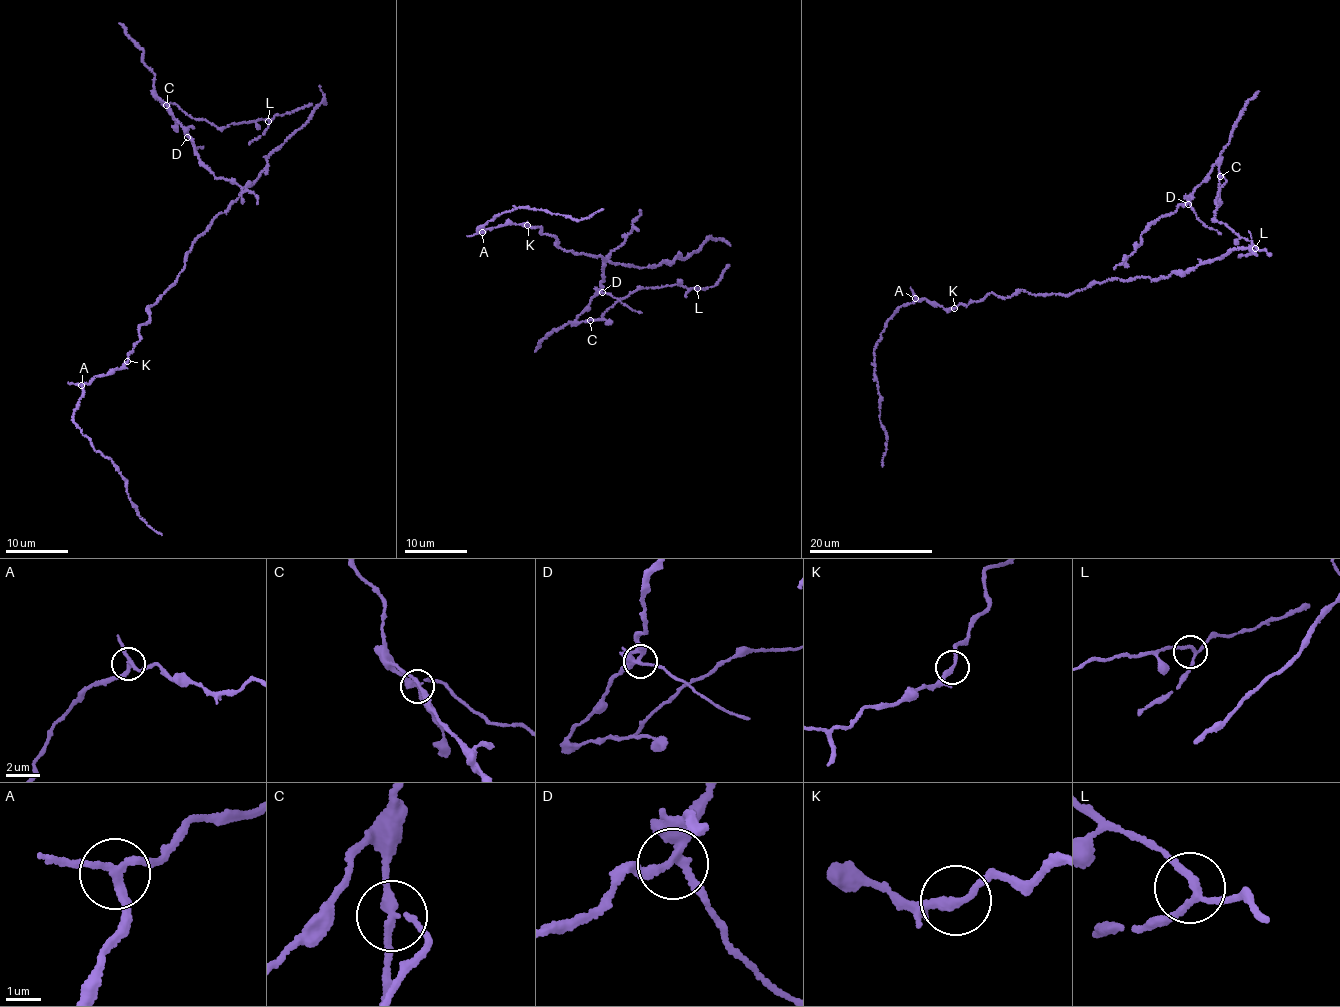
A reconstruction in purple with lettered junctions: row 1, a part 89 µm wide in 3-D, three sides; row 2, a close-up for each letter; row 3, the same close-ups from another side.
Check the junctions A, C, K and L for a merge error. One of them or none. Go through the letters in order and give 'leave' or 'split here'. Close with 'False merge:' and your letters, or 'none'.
A: leave
C: split here
K: leave
L: leave
False merge: C

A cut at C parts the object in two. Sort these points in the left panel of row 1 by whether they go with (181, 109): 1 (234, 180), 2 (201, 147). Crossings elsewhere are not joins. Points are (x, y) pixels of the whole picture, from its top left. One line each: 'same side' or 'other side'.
1: other side
2: other side

